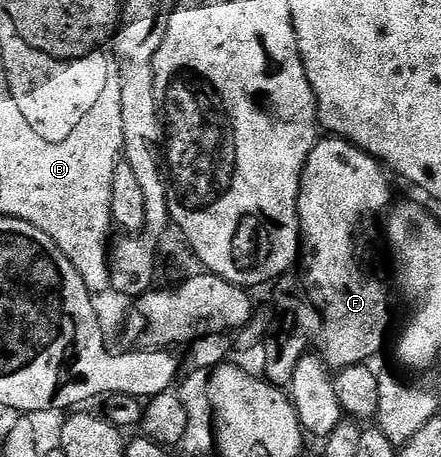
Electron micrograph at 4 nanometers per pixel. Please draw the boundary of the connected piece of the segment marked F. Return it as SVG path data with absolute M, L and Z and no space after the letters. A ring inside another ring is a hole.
M337 136L319 140L302 169L298 190L302 286L322 317L317 353L334 372L361 366L377 355L390 326L386 290L366 275L358 255L358 242L354 239L362 214L385 211L391 205L394 190L389 177L387 167L377 158Z

